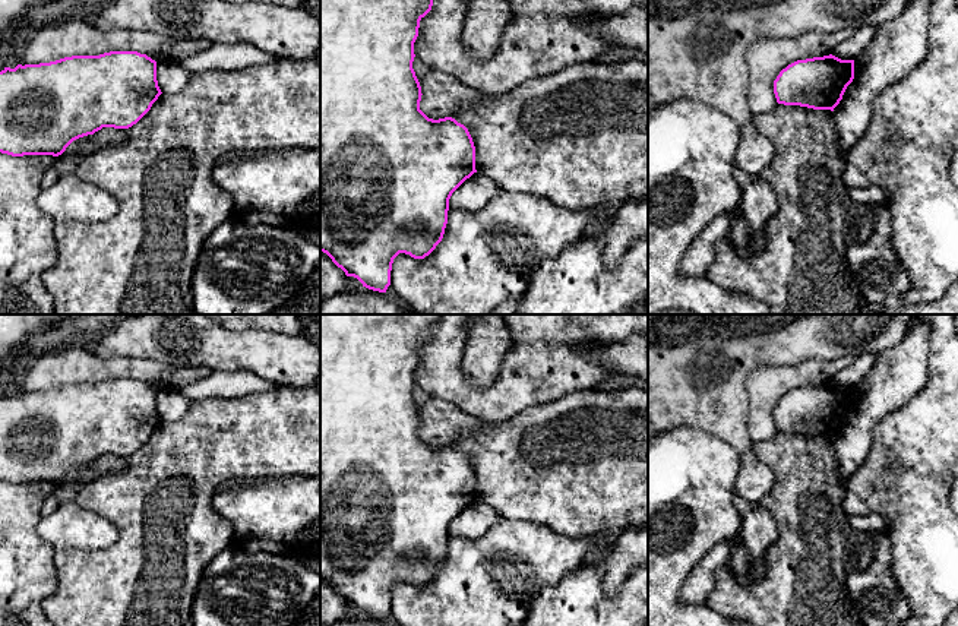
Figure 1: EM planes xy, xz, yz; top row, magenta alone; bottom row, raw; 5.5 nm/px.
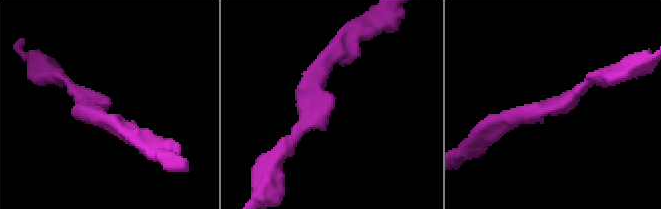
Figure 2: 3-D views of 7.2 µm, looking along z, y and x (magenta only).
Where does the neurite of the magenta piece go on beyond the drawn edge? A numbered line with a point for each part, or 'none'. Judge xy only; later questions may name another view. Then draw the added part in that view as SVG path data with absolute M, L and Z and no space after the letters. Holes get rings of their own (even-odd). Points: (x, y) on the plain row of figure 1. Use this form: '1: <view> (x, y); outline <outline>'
none

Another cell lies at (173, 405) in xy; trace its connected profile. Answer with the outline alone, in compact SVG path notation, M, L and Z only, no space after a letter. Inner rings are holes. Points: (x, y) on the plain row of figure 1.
M156 391L156 408L162 421L178 421L183 418L192 401L178 391Z

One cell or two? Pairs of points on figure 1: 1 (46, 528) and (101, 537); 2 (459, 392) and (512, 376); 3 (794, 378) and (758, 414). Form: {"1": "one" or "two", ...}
{"1": "one", "2": "one", "3": "one"}

